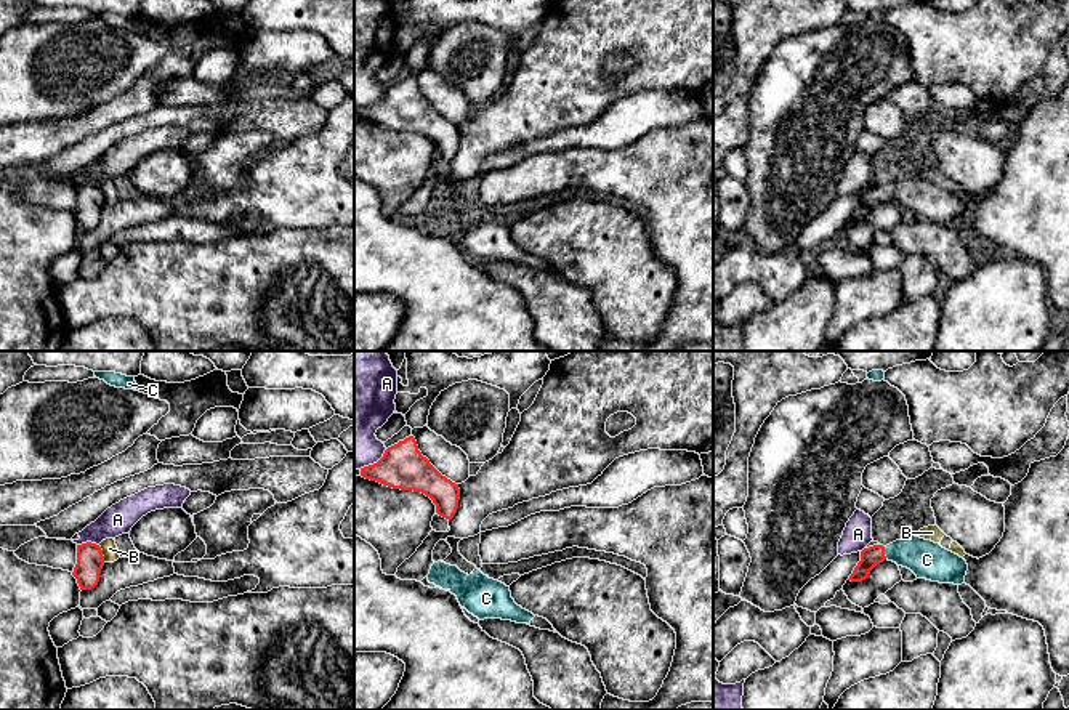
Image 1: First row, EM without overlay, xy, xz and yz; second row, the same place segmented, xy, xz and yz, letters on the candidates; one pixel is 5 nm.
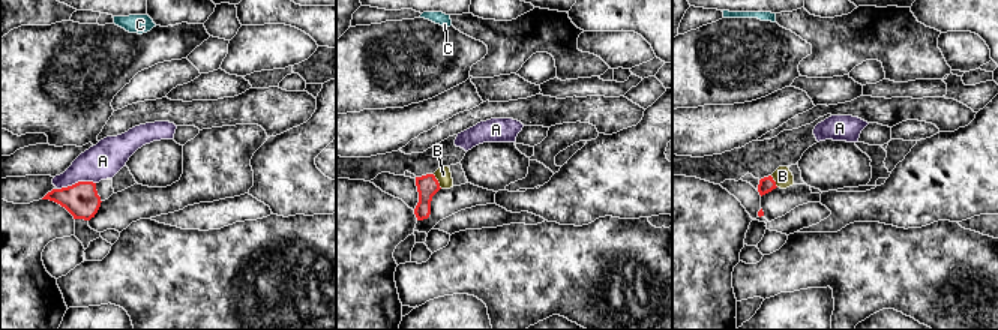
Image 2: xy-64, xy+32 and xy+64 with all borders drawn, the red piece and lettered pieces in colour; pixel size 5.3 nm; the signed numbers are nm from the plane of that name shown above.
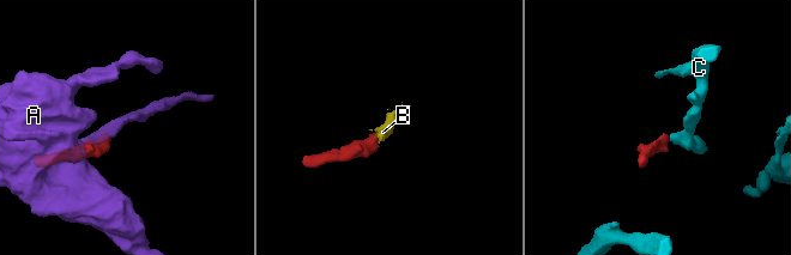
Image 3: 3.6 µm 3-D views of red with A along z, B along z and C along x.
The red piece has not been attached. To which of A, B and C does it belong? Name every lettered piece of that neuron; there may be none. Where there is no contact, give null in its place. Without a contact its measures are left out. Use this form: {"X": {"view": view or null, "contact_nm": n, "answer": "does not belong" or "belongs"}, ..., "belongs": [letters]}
{"A": {"view": "xy", "contact_nm": 110, "answer": "does not belong"}, "B": {"view": "xy", "contact_nm": 90, "answer": "does not belong"}, "C": {"view": "yz", "contact_nm": 70, "answer": "belongs"}, "belongs": ["C"]}

